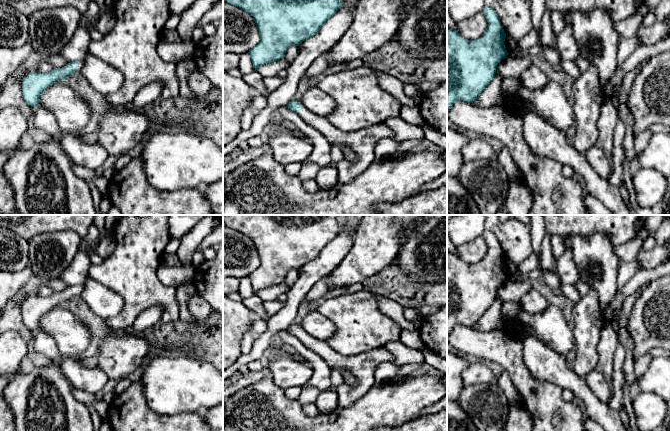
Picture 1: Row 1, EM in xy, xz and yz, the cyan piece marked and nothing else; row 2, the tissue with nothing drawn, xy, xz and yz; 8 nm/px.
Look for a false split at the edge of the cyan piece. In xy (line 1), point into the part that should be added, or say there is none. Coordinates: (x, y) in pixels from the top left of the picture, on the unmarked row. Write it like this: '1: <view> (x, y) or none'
1: none

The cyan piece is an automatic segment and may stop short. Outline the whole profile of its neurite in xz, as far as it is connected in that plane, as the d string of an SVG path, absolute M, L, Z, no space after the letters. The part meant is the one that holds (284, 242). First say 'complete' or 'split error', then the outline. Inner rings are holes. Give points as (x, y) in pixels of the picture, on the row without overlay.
complete | M223 215L223 223L251 239L260 265L248 276L255 294L284 282L291 269L315 260L342 230L339 215Z

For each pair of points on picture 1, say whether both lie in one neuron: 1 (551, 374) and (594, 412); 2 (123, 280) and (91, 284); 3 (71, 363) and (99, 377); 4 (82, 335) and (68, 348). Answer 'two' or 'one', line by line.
1: one
2: two
3: one
4: one

